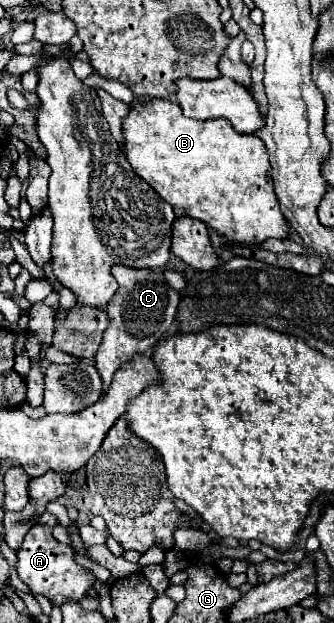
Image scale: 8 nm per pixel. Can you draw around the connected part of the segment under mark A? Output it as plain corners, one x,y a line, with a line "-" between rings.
37,525
31,527
31,531
25,535
21,549
17,551
17,573
33,593
41,593
53,603
61,605
63,599
81,601
87,589
95,583
95,577
91,571
77,565
73,555
75,551
69,545
61,545
53,539
49,525

